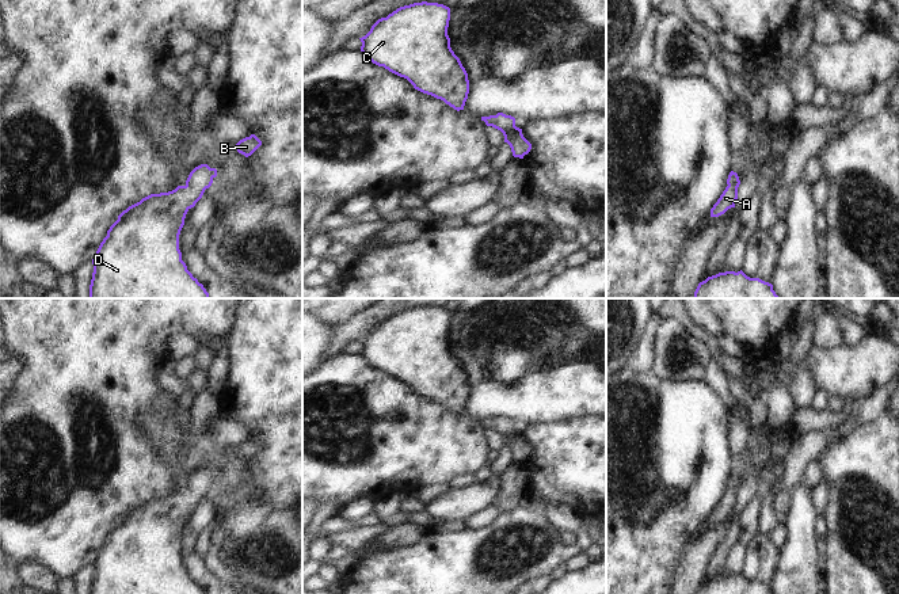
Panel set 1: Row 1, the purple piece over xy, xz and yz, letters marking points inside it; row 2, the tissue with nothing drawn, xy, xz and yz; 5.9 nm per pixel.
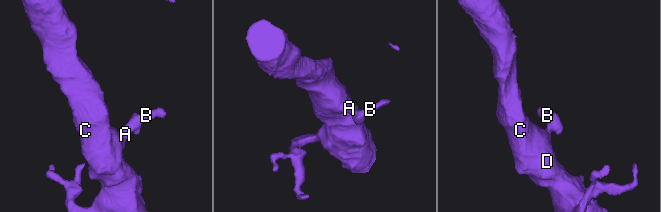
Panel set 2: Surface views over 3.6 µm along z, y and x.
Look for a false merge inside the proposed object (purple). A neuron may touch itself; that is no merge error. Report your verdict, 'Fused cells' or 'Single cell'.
Single cell

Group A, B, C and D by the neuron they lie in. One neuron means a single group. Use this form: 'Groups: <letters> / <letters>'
Groups: A B C D

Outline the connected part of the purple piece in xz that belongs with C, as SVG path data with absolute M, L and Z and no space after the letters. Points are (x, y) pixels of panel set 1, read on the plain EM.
M443 308L400 311L359 342L361 355L373 368L407 382L415 393L464 414L469 384L450 351L449 324L450 312Z

